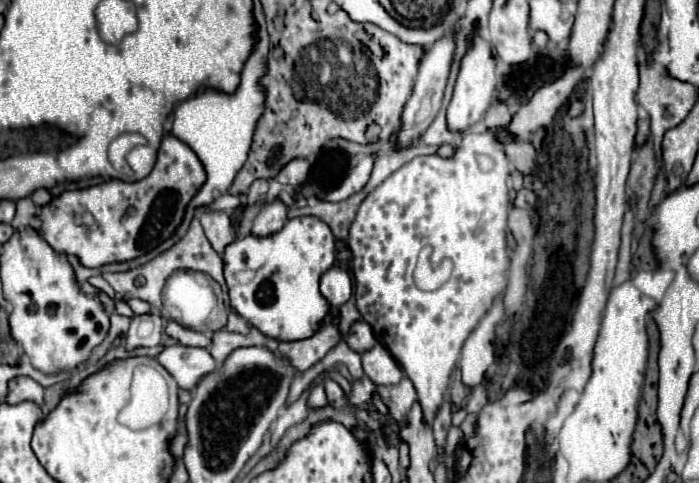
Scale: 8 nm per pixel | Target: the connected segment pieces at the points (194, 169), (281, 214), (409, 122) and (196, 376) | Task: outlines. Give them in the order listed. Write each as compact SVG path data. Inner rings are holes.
M166 134L162 138L162 144L160 144L160 154L158 154L156 166L146 178L142 178L138 182L108 180L104 184L90 186L90 188L84 188L84 190L64 192L60 198L54 198L50 204L46 204L40 212L42 236L56 252L76 254L80 258L80 262L88 268L98 268L98 266L112 264L112 262L126 262L126 260L138 258L146 252L152 252L156 246L160 246L164 240L168 240L176 232L176 228L184 220L188 202L192 200L192 196L200 190L200 186L204 182L206 182L206 170L204 170L202 162L198 160L198 156L182 140L178 140L172 134ZM76 212L90 212L96 218L98 228L90 232L82 226L76 226L74 224Z
M280 200L268 202L260 208L254 224L252 224L252 234L254 236L270 236L274 232L278 232L284 222L286 222L286 206Z
M452 30L452 32L444 34L442 38L438 38L438 42L434 42L434 46L424 52L412 96L406 102L404 112L402 112L402 126L400 126L400 136L398 136L398 142L400 142L402 148L412 144L412 140L416 136L424 134L426 128L436 118L436 114L440 110L440 104L442 104L442 94L444 94L444 88L446 88L446 80L448 80L448 74L450 74L454 50L456 50L456 44L454 44L454 30Z
M170 346L164 348L158 356L158 362L172 374L180 388L192 392L198 382L216 370L216 362L206 348L192 348L192 346Z

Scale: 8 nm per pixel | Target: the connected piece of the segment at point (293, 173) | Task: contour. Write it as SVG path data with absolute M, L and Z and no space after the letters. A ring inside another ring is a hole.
M292 160L286 168L282 168L282 172L278 174L278 182L298 188L308 180L308 172L310 172L310 162L308 160Z

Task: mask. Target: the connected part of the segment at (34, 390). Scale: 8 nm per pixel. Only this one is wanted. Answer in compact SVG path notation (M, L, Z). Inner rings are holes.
M16 378L10 382L10 390L4 400L8 404L18 404L22 400L28 400L28 402L42 406L44 404L44 388L30 378Z

